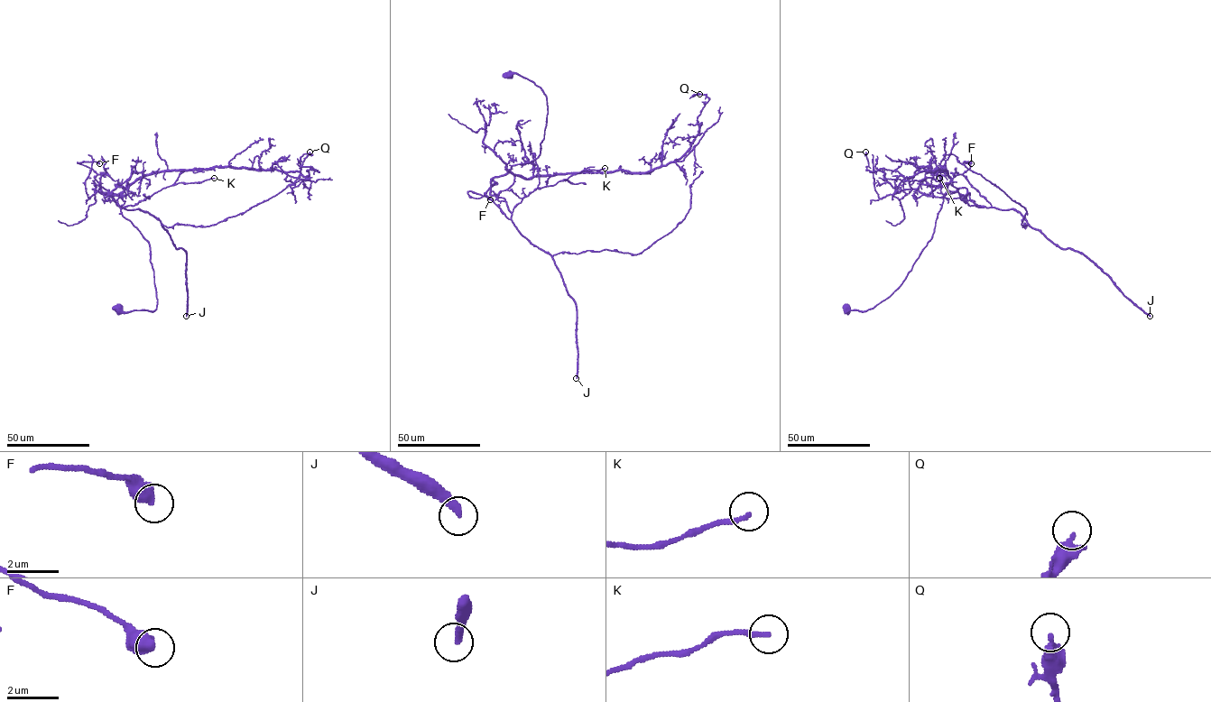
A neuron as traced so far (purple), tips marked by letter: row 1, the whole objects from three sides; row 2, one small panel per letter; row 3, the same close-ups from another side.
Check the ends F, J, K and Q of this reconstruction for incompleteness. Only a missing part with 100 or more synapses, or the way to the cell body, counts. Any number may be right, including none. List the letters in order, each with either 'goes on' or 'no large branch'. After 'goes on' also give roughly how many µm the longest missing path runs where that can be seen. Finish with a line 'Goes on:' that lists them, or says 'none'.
F: no large branch
J: goes on; missing 500 µm
K: no large branch
Q: no large branch
Goes on: J

